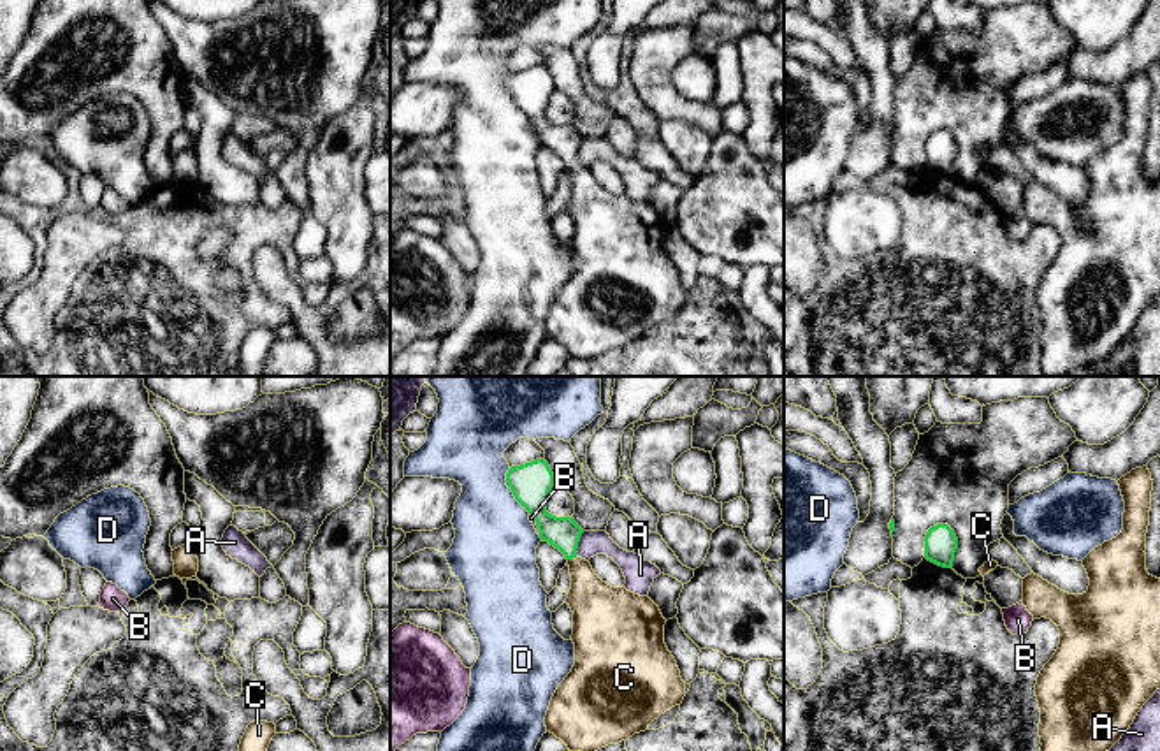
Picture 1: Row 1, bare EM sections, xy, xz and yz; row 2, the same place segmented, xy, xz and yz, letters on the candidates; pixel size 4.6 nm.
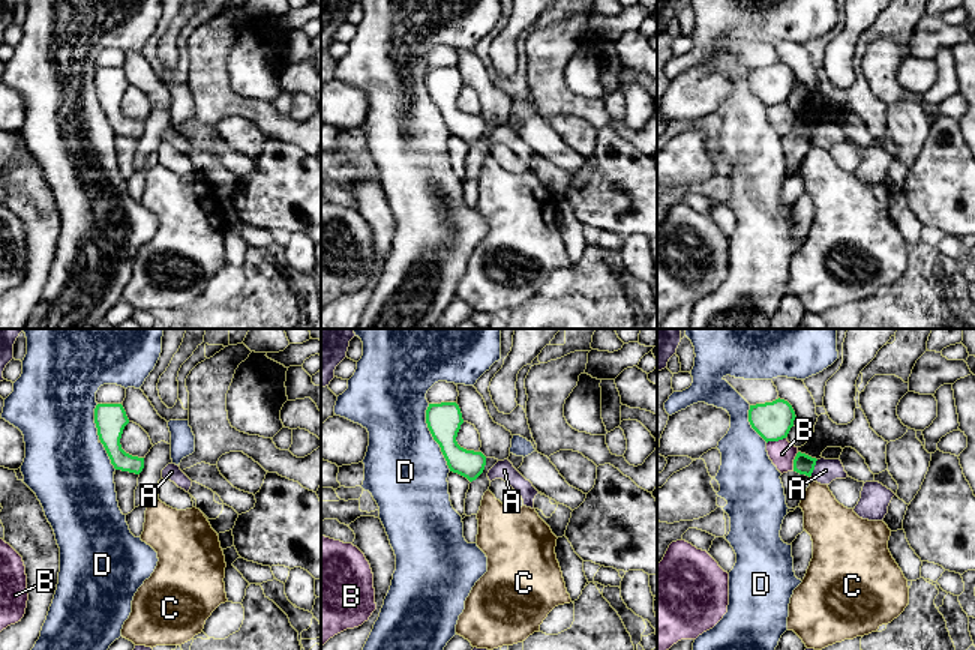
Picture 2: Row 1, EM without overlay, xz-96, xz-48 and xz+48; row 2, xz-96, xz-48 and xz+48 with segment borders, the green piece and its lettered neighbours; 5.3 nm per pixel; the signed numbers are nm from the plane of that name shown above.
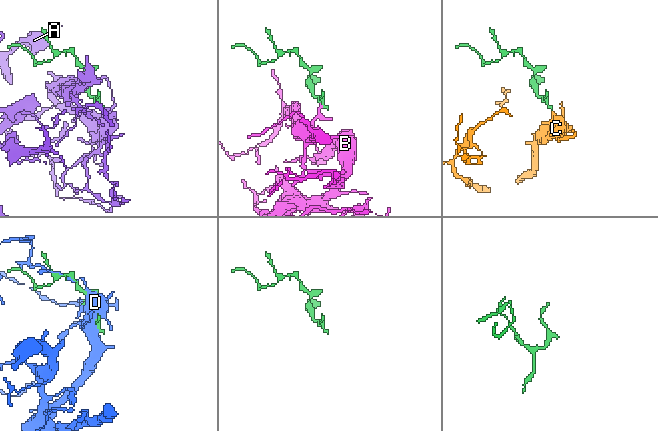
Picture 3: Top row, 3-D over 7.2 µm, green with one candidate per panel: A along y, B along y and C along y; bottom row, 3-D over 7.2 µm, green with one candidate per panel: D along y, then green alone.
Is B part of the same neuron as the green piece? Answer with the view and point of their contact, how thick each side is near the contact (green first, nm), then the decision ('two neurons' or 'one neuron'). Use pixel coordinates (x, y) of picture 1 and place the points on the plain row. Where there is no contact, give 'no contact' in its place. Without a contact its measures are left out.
contact xz (536, 129); calibres 190 and 20 nm; two neurons

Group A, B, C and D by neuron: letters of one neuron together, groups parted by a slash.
A / B / C / D

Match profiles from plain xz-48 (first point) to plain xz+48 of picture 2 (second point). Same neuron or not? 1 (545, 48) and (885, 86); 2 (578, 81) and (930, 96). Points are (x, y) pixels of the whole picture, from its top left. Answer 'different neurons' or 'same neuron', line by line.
1: same neuron
2: different neurons

